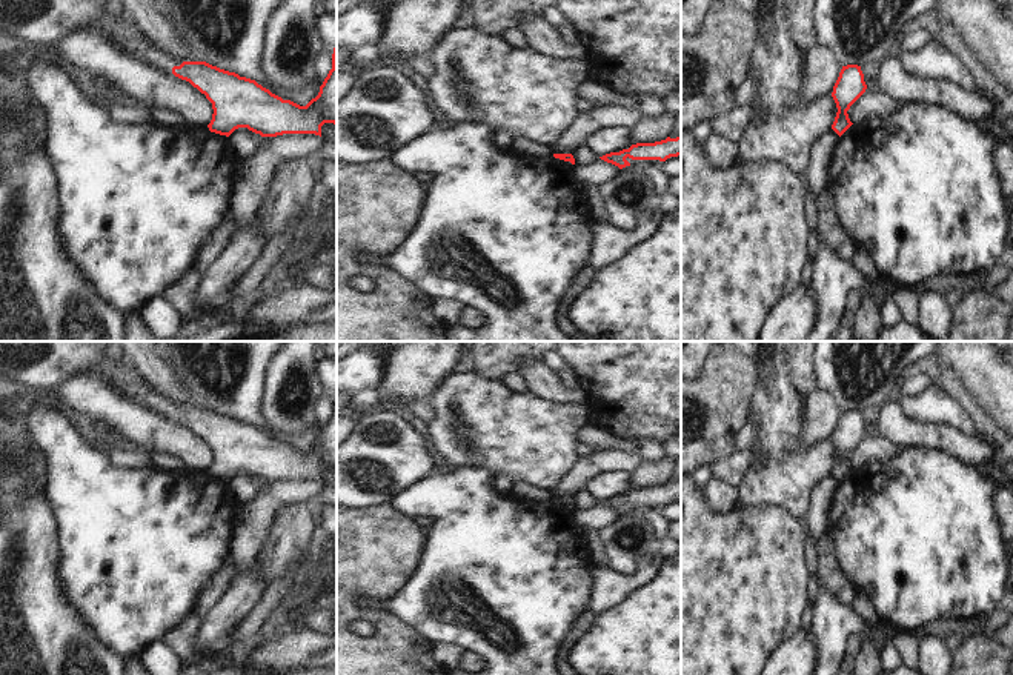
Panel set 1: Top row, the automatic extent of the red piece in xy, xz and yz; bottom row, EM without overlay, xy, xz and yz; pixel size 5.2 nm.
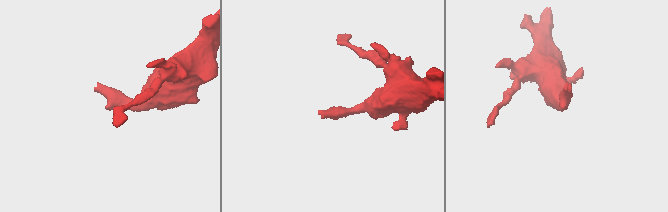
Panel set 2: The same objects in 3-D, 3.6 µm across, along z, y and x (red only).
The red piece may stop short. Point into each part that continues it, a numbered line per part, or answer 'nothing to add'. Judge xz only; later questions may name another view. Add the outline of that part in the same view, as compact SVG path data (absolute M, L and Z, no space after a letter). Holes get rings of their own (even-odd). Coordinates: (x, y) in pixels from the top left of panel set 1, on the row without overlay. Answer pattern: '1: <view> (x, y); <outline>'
nothing to add

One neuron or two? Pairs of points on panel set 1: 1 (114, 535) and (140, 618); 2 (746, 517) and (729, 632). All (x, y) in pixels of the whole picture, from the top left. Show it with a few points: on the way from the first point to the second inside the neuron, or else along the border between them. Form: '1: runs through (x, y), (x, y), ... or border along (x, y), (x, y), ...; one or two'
1: runs through (131, 555), (131, 598); one
2: runs through (746, 546), (746, 566), (729, 589), (729, 603); one

